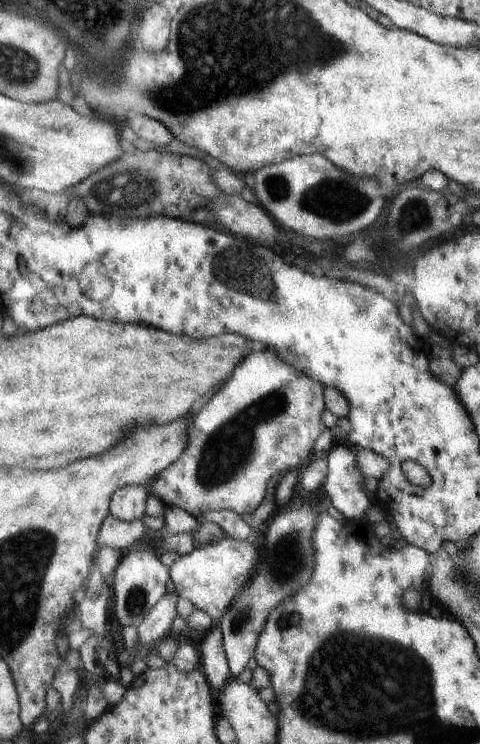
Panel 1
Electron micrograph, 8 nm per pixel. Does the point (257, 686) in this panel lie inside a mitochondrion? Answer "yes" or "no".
no

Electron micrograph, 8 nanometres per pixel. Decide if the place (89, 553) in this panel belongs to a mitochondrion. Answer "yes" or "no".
no

